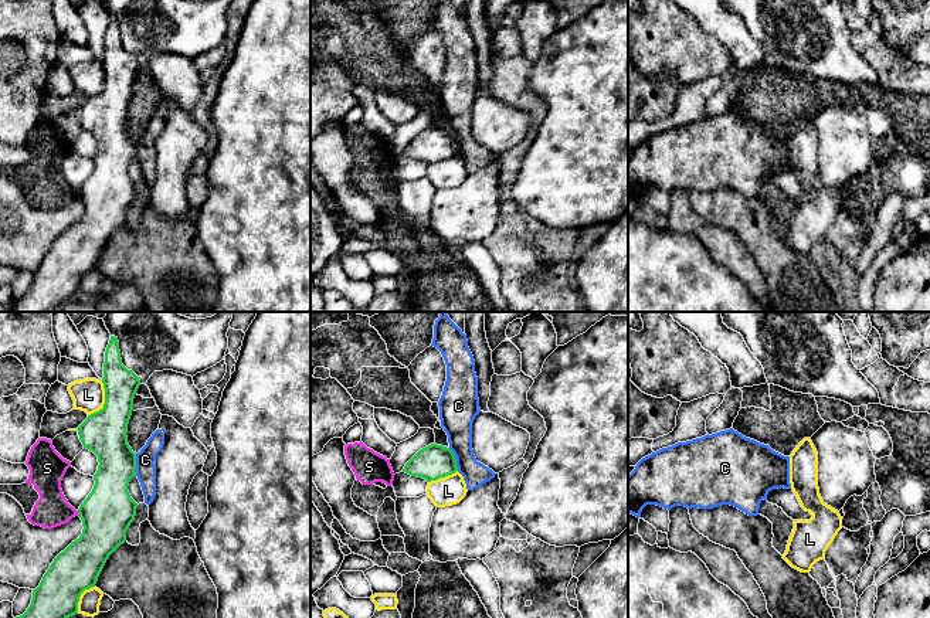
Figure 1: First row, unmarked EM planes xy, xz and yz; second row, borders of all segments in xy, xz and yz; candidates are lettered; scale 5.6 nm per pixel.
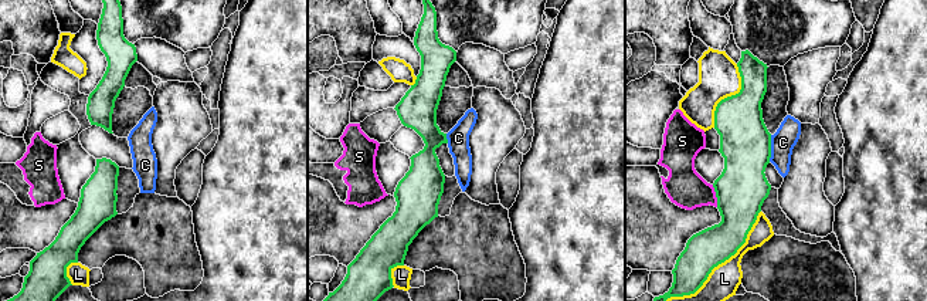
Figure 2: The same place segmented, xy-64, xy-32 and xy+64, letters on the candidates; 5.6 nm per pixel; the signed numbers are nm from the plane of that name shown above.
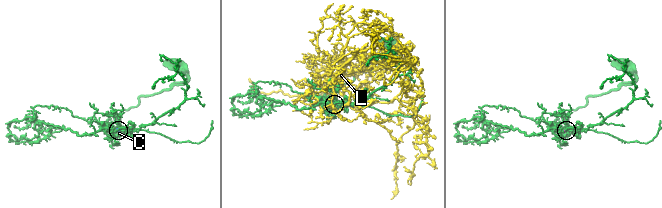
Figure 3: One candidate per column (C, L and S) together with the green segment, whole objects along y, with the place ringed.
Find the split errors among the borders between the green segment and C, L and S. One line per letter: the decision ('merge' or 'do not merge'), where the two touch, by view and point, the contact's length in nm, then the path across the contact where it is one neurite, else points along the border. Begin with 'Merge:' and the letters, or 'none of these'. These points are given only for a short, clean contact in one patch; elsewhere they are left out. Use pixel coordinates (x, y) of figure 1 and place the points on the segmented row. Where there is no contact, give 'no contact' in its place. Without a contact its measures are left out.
Merge: none of these
C: do not merge; contact xy (135, 465); length 130 nm; border xy (135, 454), (136, 475)
L: do not merge; contact xy (105, 401); length 220 nm
S: do not merge; contact xy (78, 512); length 40 nm; border xy (77, 510), (80, 515)

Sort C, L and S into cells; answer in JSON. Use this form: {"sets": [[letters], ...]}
{"sets": [["C"], ["L"], ["S"]]}

